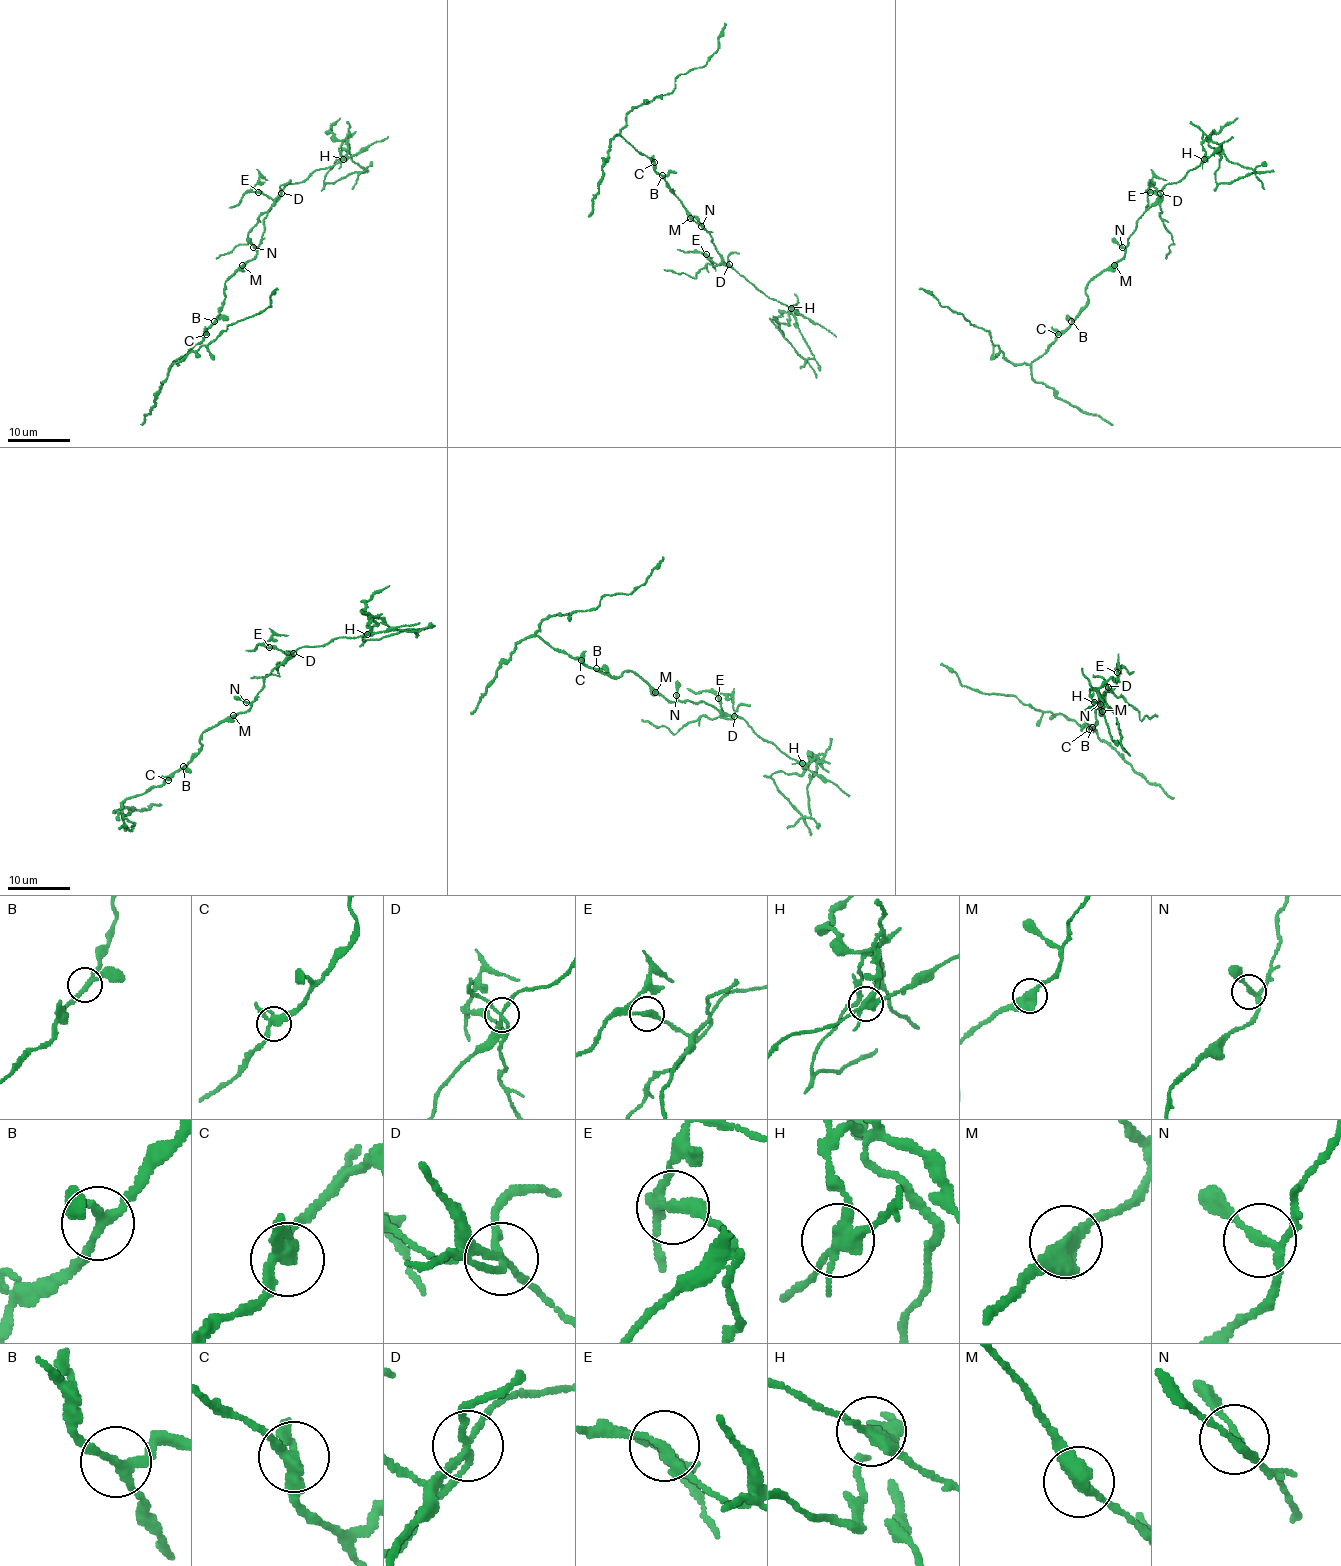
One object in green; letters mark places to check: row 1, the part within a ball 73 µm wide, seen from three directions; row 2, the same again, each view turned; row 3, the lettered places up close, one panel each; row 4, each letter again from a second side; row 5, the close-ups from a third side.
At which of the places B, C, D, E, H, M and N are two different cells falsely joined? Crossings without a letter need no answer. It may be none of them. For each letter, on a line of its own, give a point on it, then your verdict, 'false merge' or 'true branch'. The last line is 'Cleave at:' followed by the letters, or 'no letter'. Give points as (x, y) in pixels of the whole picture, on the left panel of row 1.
B: place (214, 321); true branch
C: place (206, 334); true branch
D: place (281, 193); false merge
E: place (258, 192); false merge
H: place (343, 159); false merge
M: place (242, 265); true branch
N: place (253, 247); true branch
Cleave at: D, E, H

